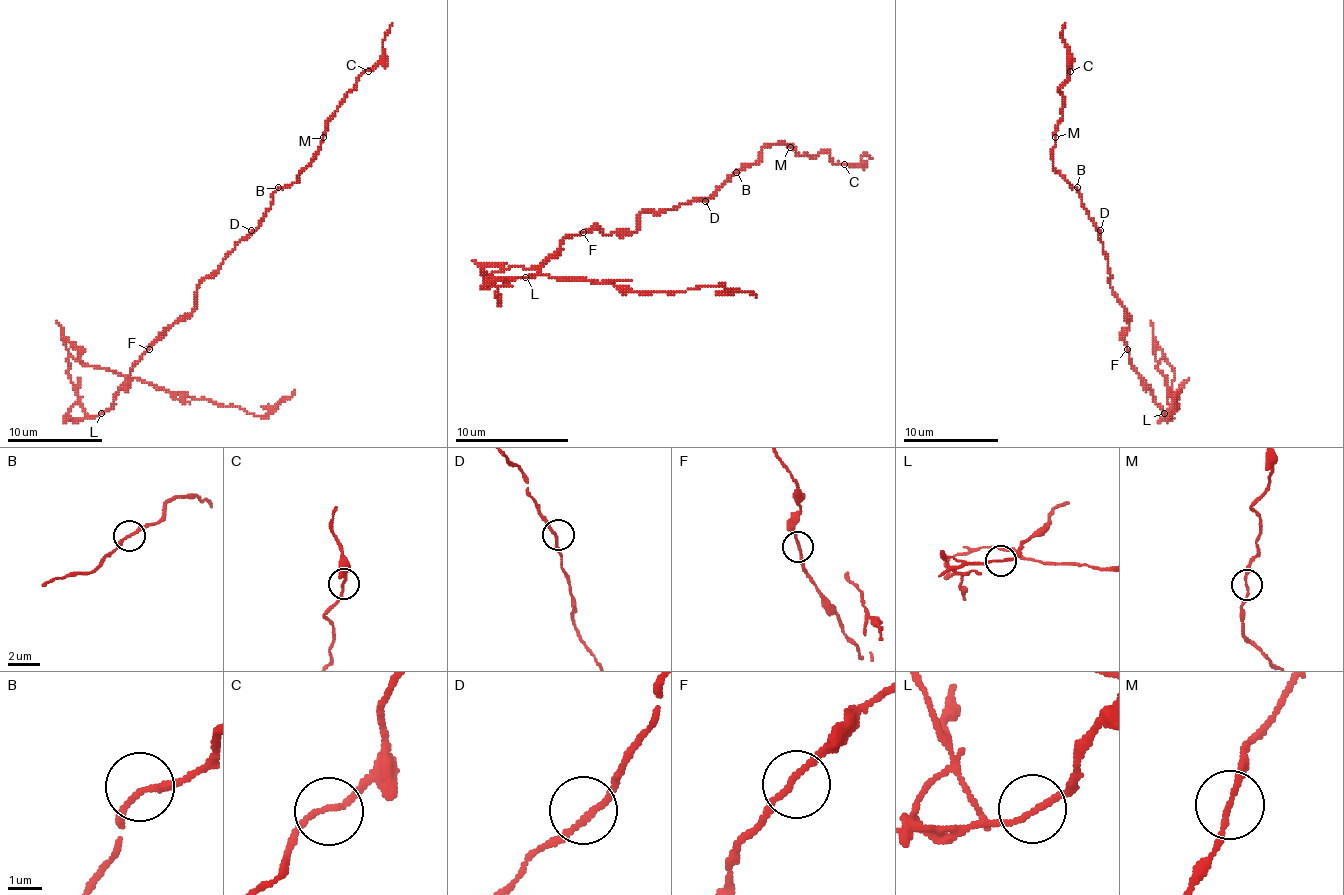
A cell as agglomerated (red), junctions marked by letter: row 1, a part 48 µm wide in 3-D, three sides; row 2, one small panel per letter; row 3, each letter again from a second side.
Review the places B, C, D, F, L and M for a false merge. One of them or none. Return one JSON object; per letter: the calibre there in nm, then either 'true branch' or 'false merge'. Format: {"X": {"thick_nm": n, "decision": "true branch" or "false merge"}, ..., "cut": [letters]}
{"B": {"thick_nm": 180, "decision": "true branch"}, "C": {"thick_nm": 160, "decision": "true branch"}, "D": {"thick_nm": 170, "decision": "true branch"}, "F": {"thick_nm": 170, "decision": "true branch"}, "L": {"thick_nm": 150, "decision": "false merge"}, "M": {"thick_nm": 160, "decision": "true branch"}, "cut": ["L"]}

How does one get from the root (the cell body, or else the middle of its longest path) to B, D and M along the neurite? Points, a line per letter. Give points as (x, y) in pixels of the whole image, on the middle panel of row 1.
B: (589, 232), (634, 232), (642, 212), (662, 212), (705, 201), (736, 172)
D: (589, 232), (600, 229), (606, 235), (634, 232), (637, 218), (642, 212), (662, 212), (682, 204), (705, 201)
M: (589, 232), (634, 232), (642, 212), (662, 212), (705, 201), (728, 178), (750, 167), (764, 147), (790, 147)

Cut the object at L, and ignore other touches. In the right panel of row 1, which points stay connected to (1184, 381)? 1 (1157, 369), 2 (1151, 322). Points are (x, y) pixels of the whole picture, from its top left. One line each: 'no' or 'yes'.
1: yes
2: yes

